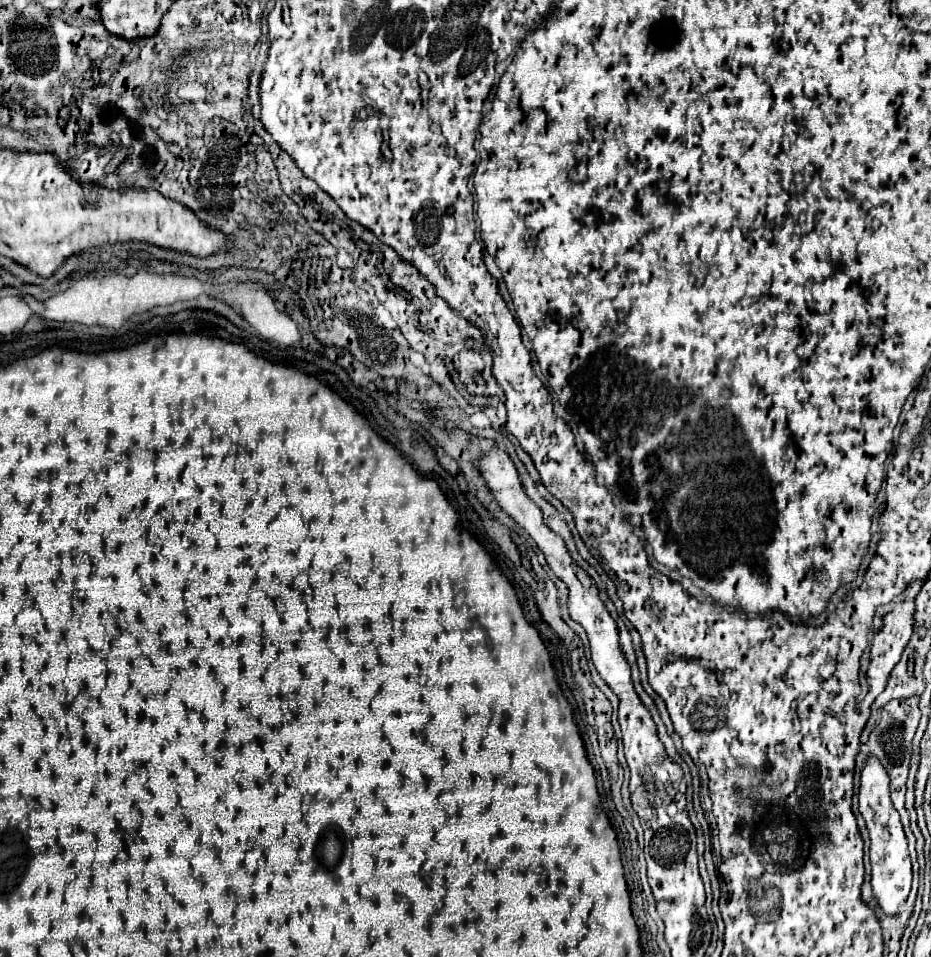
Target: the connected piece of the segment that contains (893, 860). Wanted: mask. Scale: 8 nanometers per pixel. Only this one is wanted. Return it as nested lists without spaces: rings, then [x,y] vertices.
[[[867,756],[861,768],[861,786],[859,786],[859,810],[865,818],[869,836],[871,836],[871,886],[879,910],[887,916],[895,916],[905,904],[911,890],[911,860],[907,852],[907,836],[903,832],[899,812],[889,798],[889,774],[879,762],[877,756]]]

